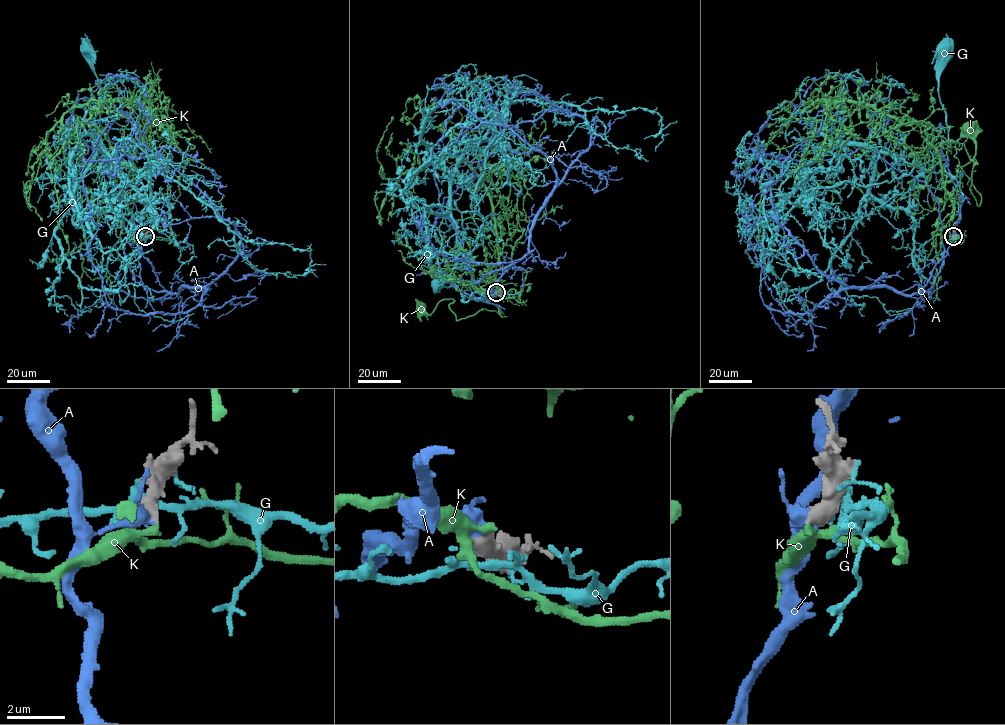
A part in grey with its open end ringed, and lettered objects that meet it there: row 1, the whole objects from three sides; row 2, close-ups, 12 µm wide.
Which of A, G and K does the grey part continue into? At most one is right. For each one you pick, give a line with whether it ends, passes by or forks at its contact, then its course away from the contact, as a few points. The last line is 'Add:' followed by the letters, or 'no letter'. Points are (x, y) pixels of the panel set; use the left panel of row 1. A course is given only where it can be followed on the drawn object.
A: it passes by | via (145, 236), (142, 254), (168, 292), (205, 290), (196, 306), (146, 315), (107, 302), (81, 171), (109, 122)
Add: A

